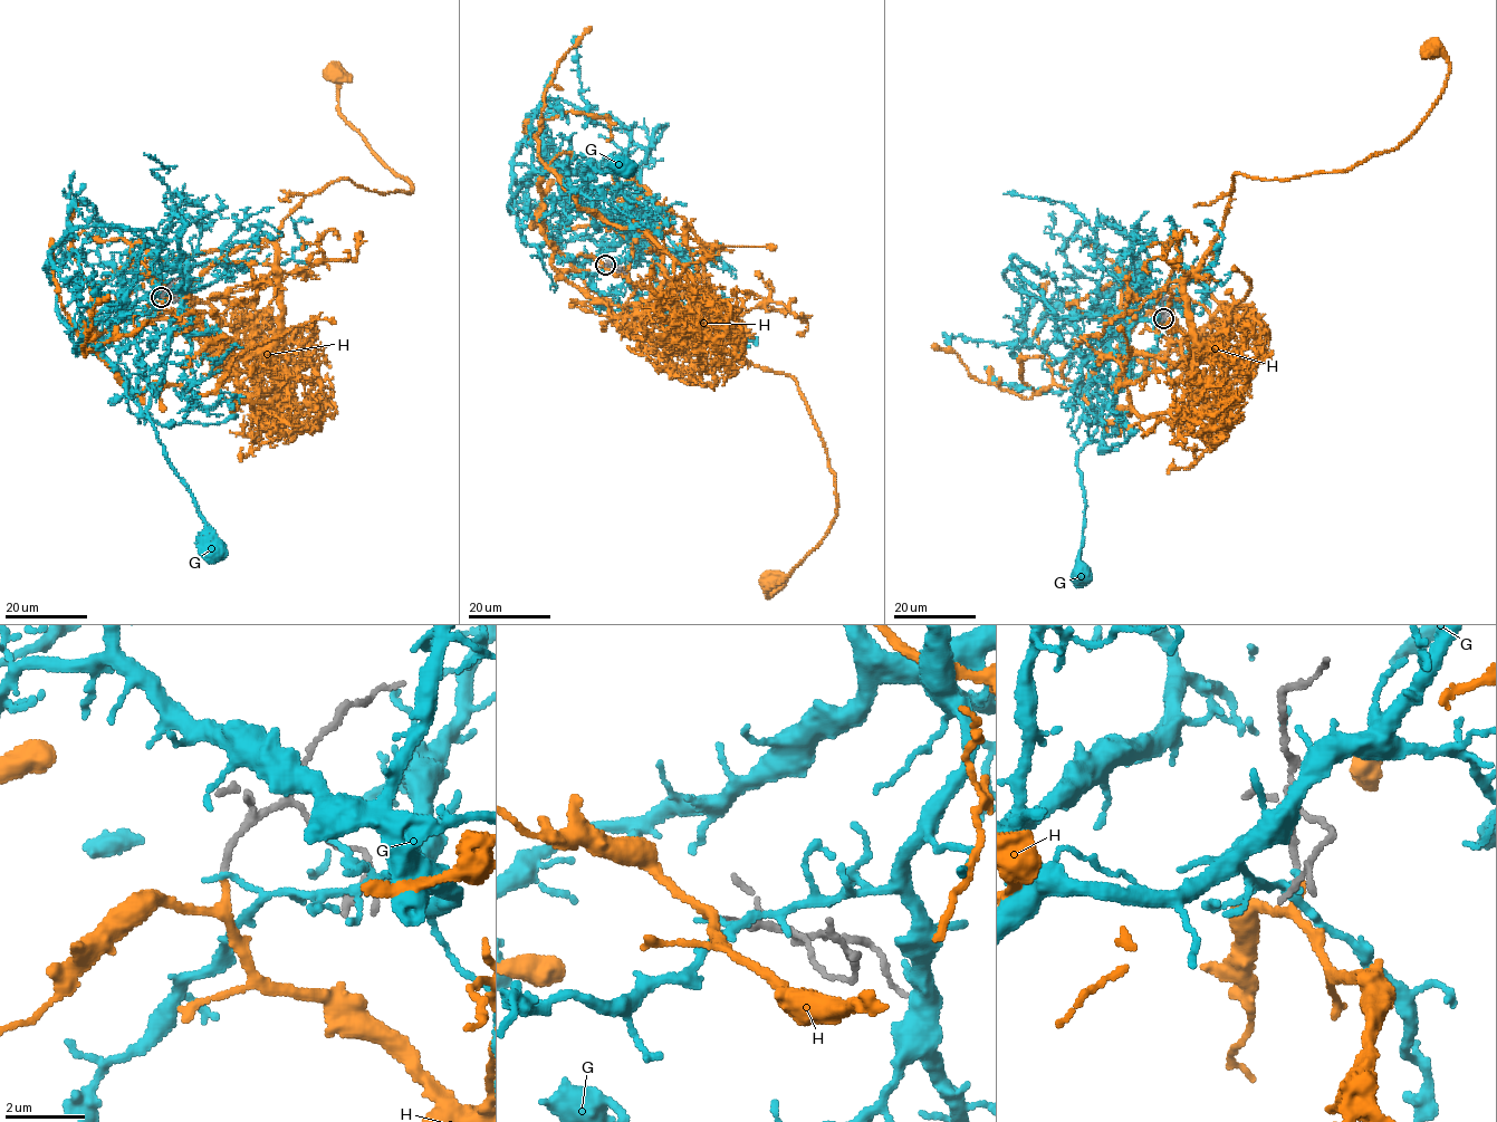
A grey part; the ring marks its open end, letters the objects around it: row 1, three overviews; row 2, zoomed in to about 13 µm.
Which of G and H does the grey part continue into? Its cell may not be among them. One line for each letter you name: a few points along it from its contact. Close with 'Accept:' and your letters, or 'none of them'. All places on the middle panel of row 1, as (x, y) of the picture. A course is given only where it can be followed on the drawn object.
H: Its course: (605, 266), (685, 307), (720, 307), (722, 345), (794, 380), (834, 477), (835, 517), (769, 596), (771, 582)
Accept: H

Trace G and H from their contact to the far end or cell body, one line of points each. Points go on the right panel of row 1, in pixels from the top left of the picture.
G: (1163, 317), (1138, 319), (1122, 365), (1088, 389), (1096, 430), (1077, 453), (1086, 500), (1081, 578)
H: (1163, 317), (1192, 365), (1184, 283), (1234, 174), (1349, 170), (1392, 151), (1443, 87), (1448, 60), (1432, 48)

